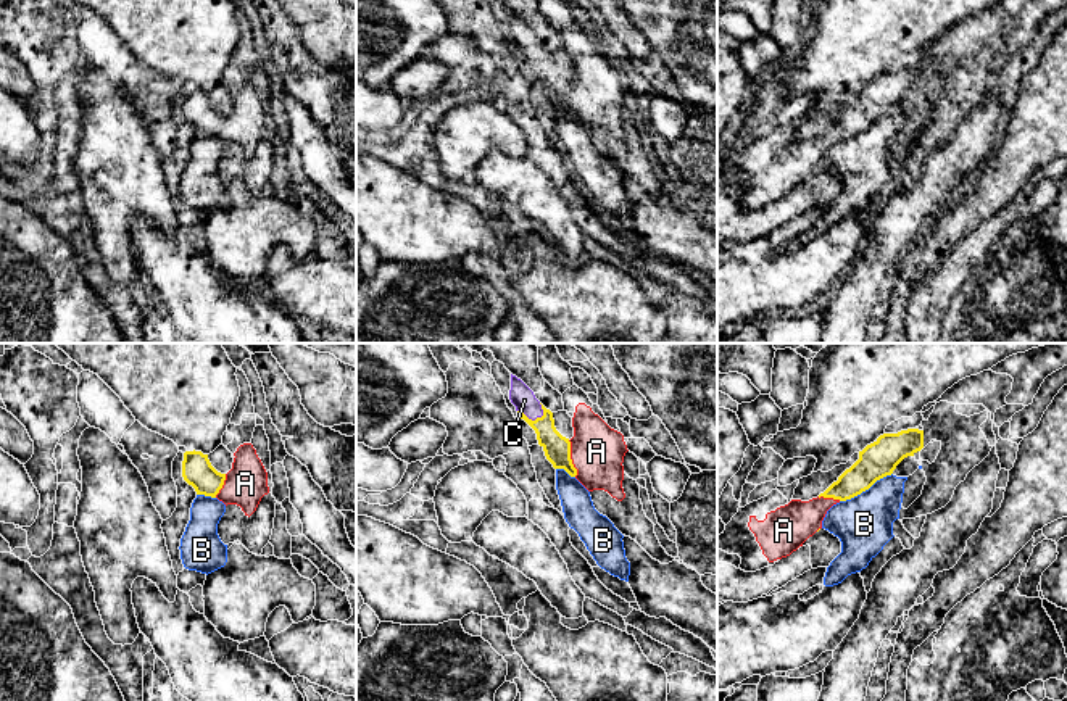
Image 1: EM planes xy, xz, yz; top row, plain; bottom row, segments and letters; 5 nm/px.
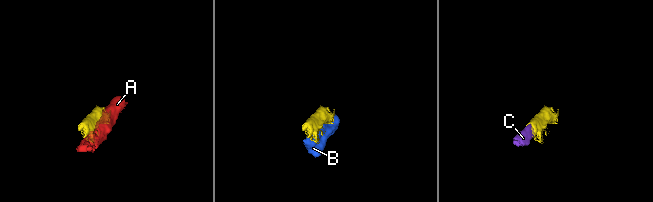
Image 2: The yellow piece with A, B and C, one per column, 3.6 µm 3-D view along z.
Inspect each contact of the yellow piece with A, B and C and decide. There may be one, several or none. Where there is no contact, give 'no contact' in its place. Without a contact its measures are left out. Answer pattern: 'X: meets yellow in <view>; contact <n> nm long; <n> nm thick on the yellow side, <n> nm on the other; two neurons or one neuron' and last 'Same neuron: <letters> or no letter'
A: meets yellow in xz; contact 190 nm long; 130 nm thick on the yellow side, 260 nm on the other; one neuron
B: meets yellow in yz; contact 300 nm long; 180 nm thick on the yellow side, 280 nm on the other; two neurons
C: meets yellow in xz; contact 140 nm long; 130 nm thick on the yellow side, 120 nm on the other; one neuron
Same neuron: A, C

